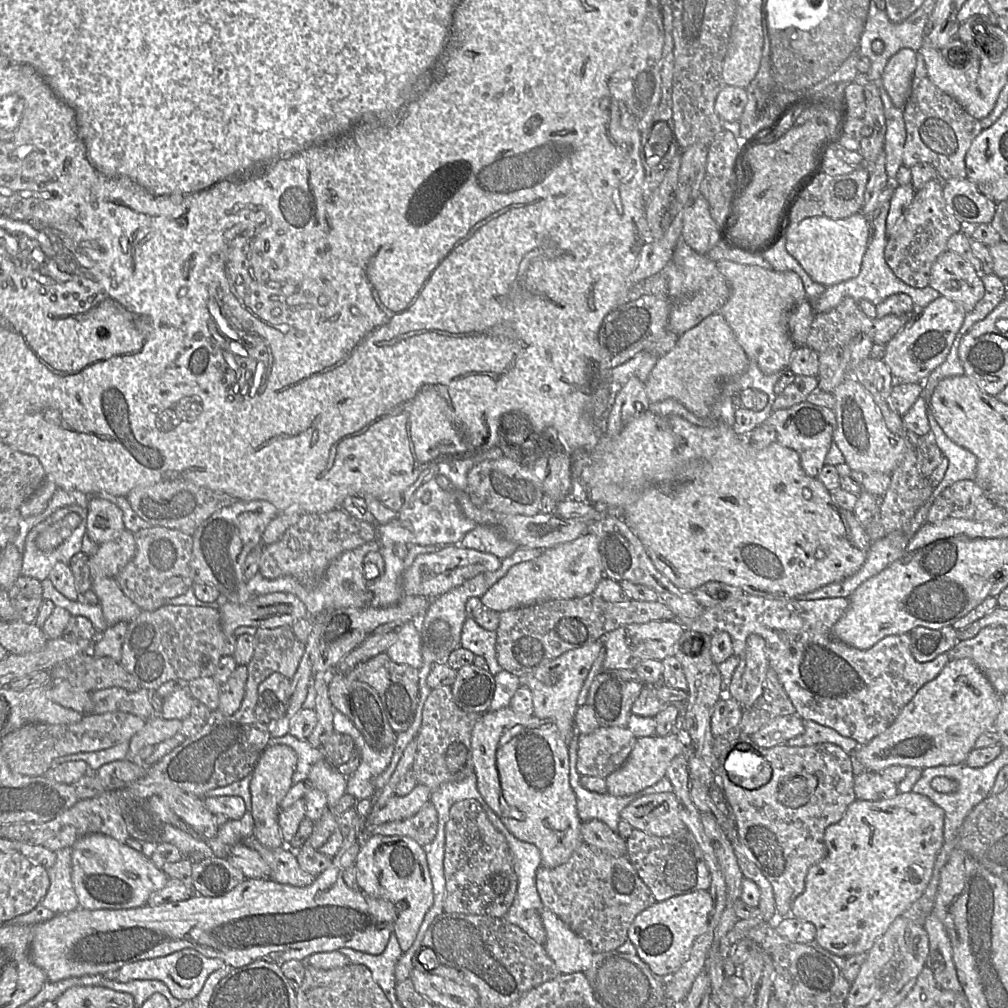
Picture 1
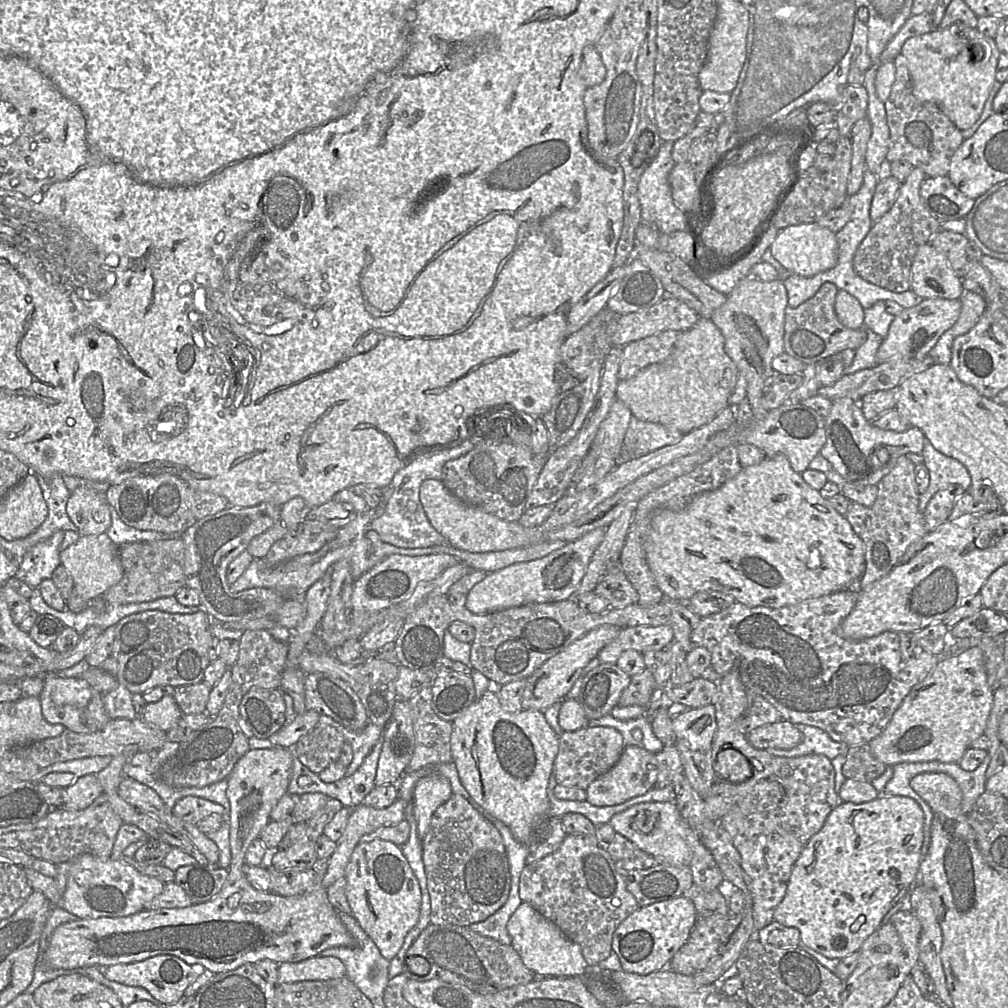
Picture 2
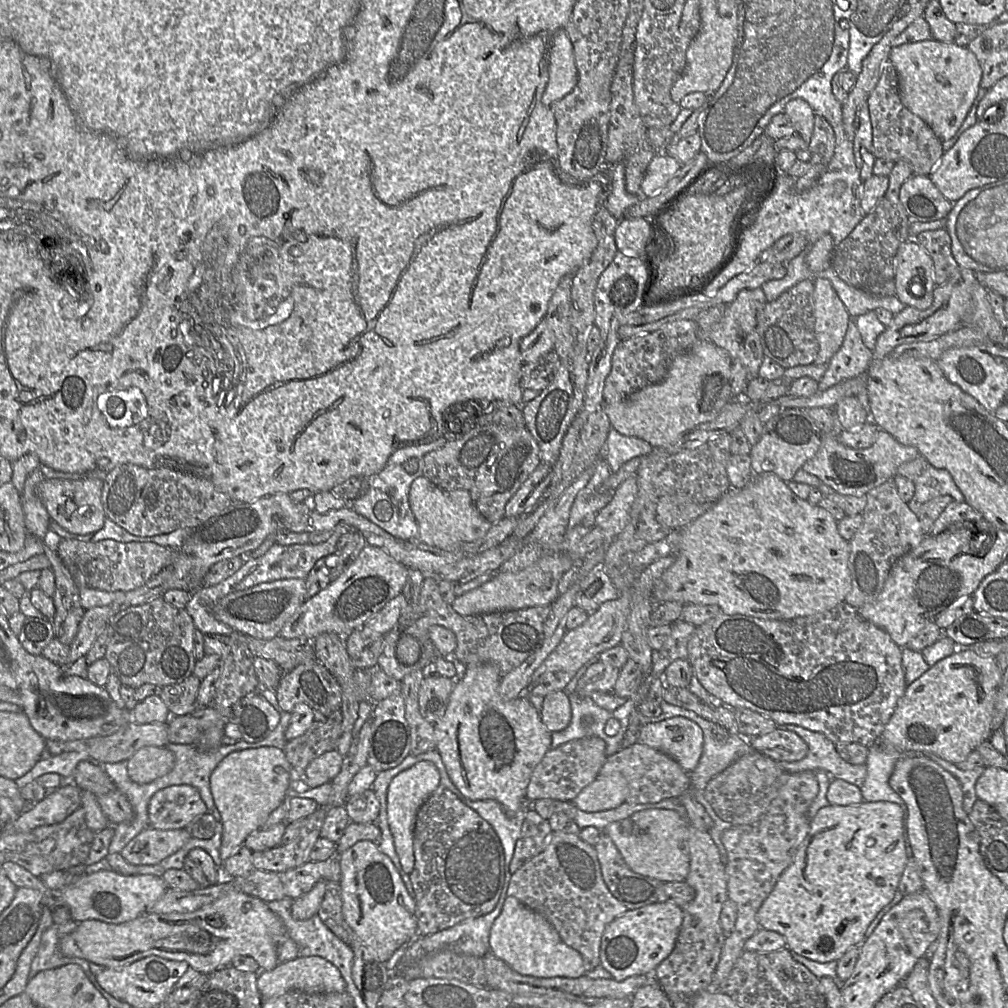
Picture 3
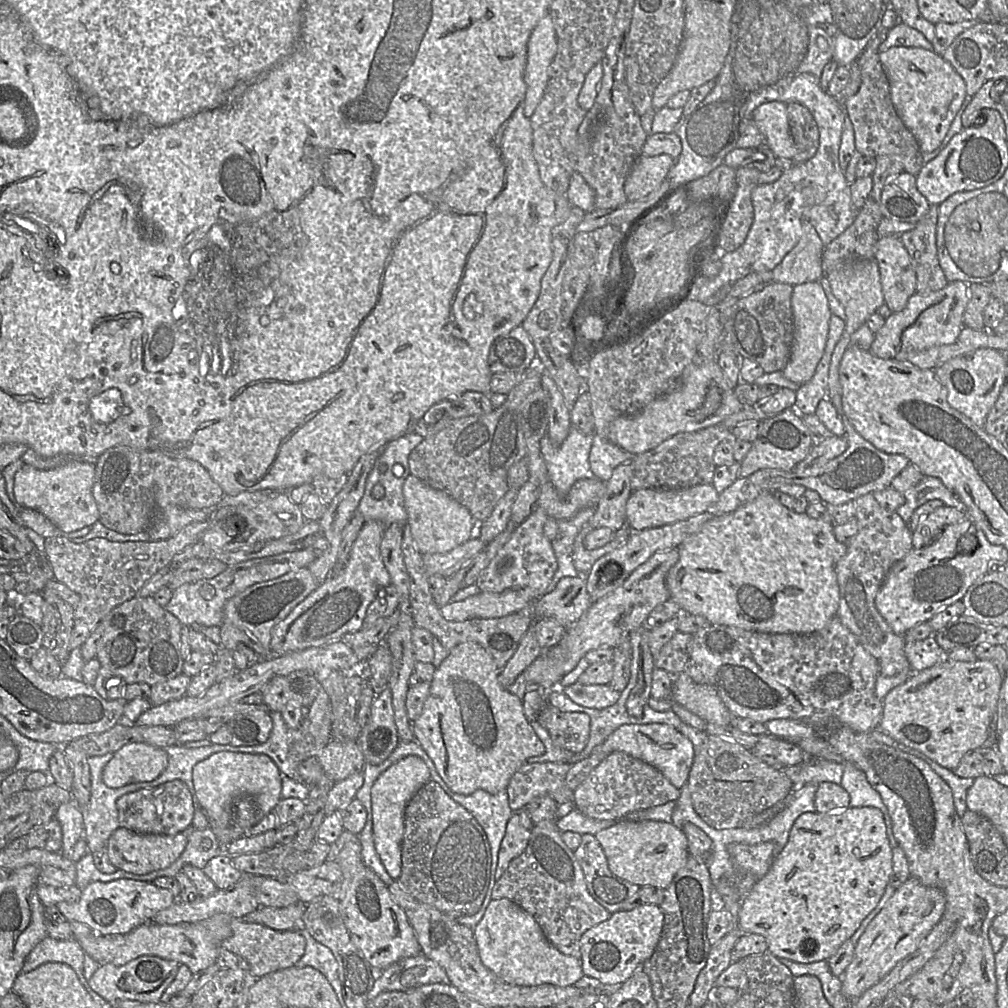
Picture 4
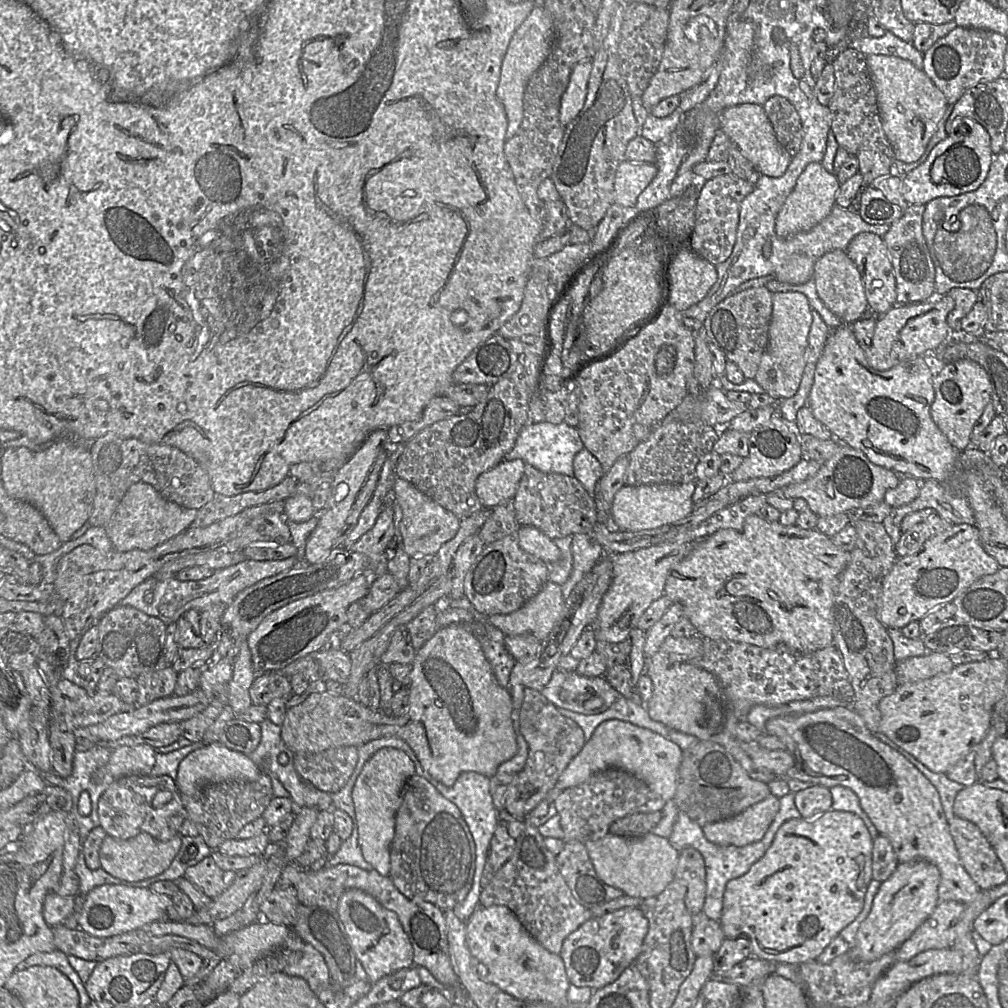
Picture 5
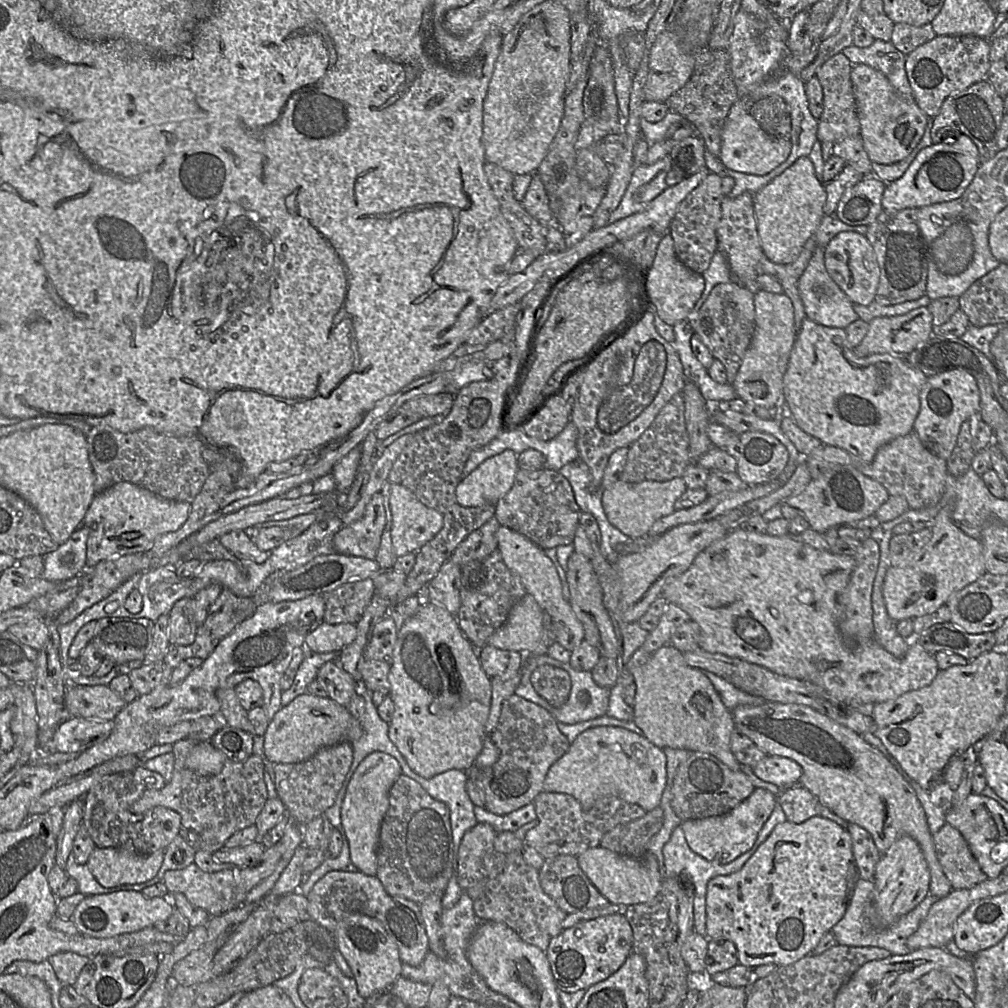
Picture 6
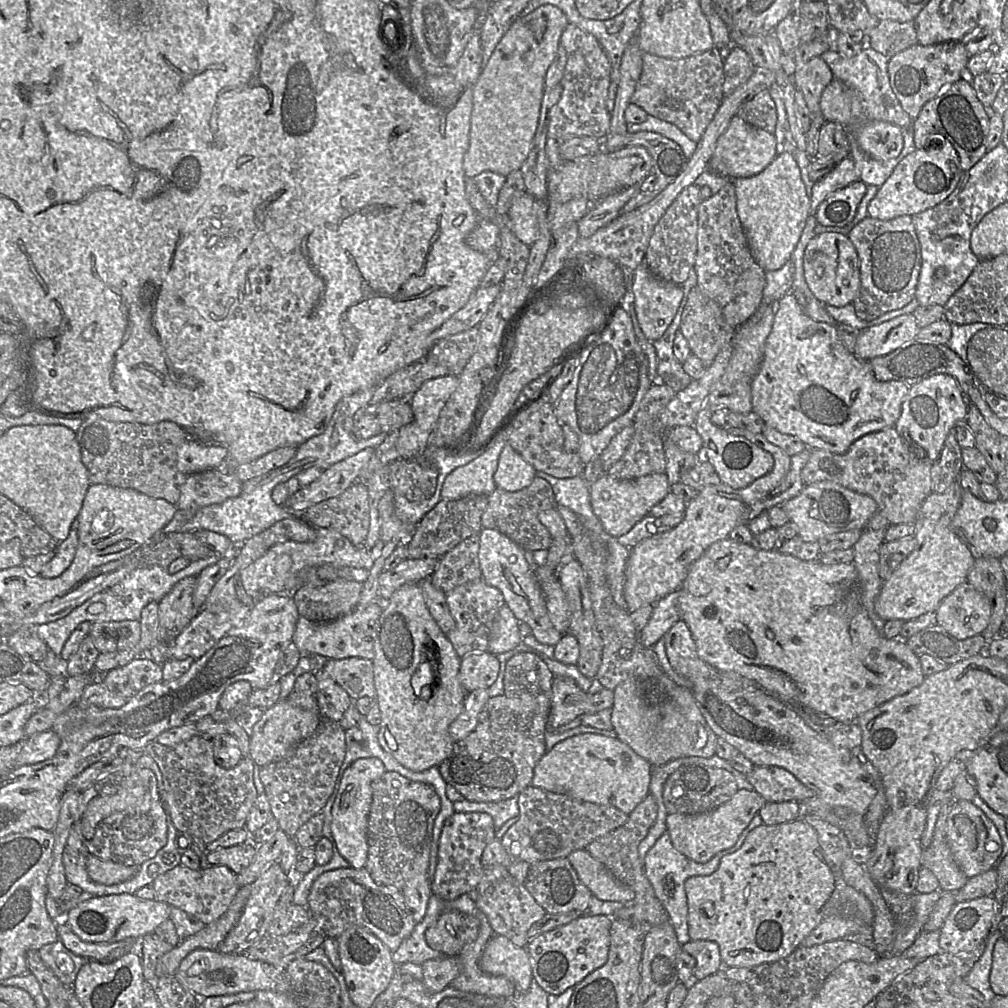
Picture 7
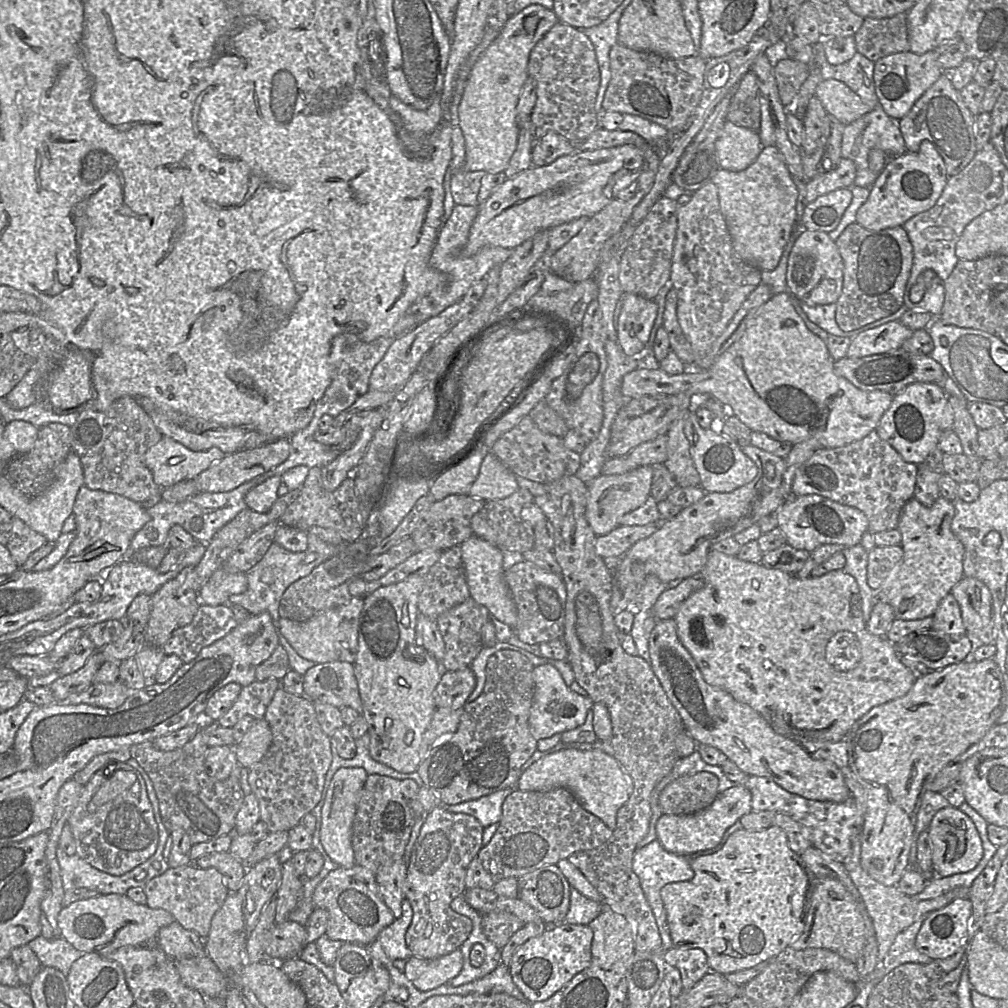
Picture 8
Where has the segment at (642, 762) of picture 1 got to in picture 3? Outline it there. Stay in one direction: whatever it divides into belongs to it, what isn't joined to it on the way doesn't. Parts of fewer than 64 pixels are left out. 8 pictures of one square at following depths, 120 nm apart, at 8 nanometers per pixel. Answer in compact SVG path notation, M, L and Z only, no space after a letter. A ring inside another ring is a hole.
M615 772L605 776L598 775L573 799L572 803L584 812L601 812L625 803L627 794L627 780L621 773Z

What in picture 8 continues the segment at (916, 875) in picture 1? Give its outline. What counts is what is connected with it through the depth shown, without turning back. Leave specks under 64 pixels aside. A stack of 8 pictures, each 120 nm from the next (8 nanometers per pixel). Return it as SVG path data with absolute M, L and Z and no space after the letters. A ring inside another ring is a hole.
M771 826L761 831L739 829L726 838L721 847L715 852L700 855L691 860L694 876L690 880L669 883L662 887L660 894L667 914L667 923L671 936L672 947L680 949L699 948L707 955L710 971L727 975L739 970L754 967L755 965L774 958L799 936L804 929L804 915L807 903L807 891L813 882L813 877L806 871L800 857L788 843L788 838L783 829Z

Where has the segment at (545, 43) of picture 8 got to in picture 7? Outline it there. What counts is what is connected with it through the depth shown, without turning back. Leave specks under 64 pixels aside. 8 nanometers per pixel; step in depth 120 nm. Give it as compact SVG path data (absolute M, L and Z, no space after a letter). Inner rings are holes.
M569 23L564 29L559 47L567 53L567 63L560 81L562 94L551 108L547 138L588 136L607 137L612 116L607 109L608 90L611 83L611 64L597 39L576 25Z

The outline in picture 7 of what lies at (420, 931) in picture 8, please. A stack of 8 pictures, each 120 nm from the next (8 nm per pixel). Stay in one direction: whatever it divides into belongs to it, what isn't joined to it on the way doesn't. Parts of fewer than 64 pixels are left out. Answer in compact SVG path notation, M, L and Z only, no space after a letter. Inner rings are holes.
M455 812L442 827L437 845L437 864L431 881L432 895L450 901L473 890L484 876L481 863L483 850L495 840L495 828L490 815L478 812ZM458 910L443 912L425 932L430 948L446 957L457 957L478 935L478 920Z

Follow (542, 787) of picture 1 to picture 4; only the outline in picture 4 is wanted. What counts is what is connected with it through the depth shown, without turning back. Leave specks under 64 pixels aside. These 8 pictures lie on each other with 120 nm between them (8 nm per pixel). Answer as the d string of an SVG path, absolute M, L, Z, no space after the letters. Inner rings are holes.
M466 642L455 646L436 667L423 711L412 721L415 742L433 761L443 781L457 794L469 795L477 790L497 794L506 790L513 774L529 758L545 752L543 742L525 716L523 701L500 685L499 673L491 654L479 644Z

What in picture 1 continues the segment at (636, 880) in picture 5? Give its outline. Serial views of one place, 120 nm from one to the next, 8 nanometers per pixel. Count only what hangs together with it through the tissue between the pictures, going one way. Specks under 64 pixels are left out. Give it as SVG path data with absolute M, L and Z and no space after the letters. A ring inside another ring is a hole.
M673 792L640 797L622 809L620 818L634 830L658 837L672 836L684 828Z

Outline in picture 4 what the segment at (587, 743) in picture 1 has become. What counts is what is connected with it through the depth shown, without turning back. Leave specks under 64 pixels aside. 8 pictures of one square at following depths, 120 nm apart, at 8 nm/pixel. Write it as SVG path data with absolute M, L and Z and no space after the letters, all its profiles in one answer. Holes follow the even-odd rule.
M565 762L524 764L506 787L510 808L522 810L533 799L545 795L559 805L571 803L574 791L566 786L565 777L572 765Z

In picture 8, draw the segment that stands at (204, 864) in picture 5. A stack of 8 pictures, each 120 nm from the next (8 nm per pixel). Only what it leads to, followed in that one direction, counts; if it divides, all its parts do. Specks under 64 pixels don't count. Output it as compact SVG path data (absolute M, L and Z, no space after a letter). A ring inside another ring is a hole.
M194 864L170 868L162 875L149 880L144 888L146 906L169 912L182 927L206 938L215 913L230 893L222 874L215 868L201 869Z

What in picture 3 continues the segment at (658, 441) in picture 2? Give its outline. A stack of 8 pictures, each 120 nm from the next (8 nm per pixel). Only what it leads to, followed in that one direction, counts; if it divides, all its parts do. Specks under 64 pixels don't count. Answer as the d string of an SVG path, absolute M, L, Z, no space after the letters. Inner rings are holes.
M612 429L601 449L601 458L608 464L611 473L615 473L631 459L646 456L652 450L653 447L648 442L621 435Z

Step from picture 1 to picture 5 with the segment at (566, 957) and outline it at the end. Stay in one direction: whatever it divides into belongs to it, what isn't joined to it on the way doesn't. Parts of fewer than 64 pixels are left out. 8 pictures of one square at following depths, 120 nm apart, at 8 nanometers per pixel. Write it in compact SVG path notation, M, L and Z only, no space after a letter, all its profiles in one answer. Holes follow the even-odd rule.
M506 906L478 907L466 922L466 943L477 962L479 977L499 987L512 997L527 1002L544 1002L553 1006L565 1005L567 991L571 985L563 959L537 942L523 927L516 915Z

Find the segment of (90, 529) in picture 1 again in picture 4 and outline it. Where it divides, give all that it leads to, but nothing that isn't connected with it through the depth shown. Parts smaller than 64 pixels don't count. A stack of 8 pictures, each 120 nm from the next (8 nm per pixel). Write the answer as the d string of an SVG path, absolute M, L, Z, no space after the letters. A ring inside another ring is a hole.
M71 460L49 470L25 464L15 474L15 504L39 511L61 532L74 532L98 521L99 512L92 494L94 482L95 466L89 462Z

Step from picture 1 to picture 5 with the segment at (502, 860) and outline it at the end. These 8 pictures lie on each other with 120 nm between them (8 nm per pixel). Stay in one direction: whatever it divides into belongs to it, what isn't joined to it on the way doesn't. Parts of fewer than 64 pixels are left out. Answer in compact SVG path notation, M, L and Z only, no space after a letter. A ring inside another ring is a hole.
M417 775L410 777L404 787L402 802L396 814L395 834L390 846L390 872L388 877L392 880L395 887L411 901L428 902L442 910L453 910L466 898L472 888L473 877L476 871L476 858L476 845L473 836L457 806L442 796L424 778Z

